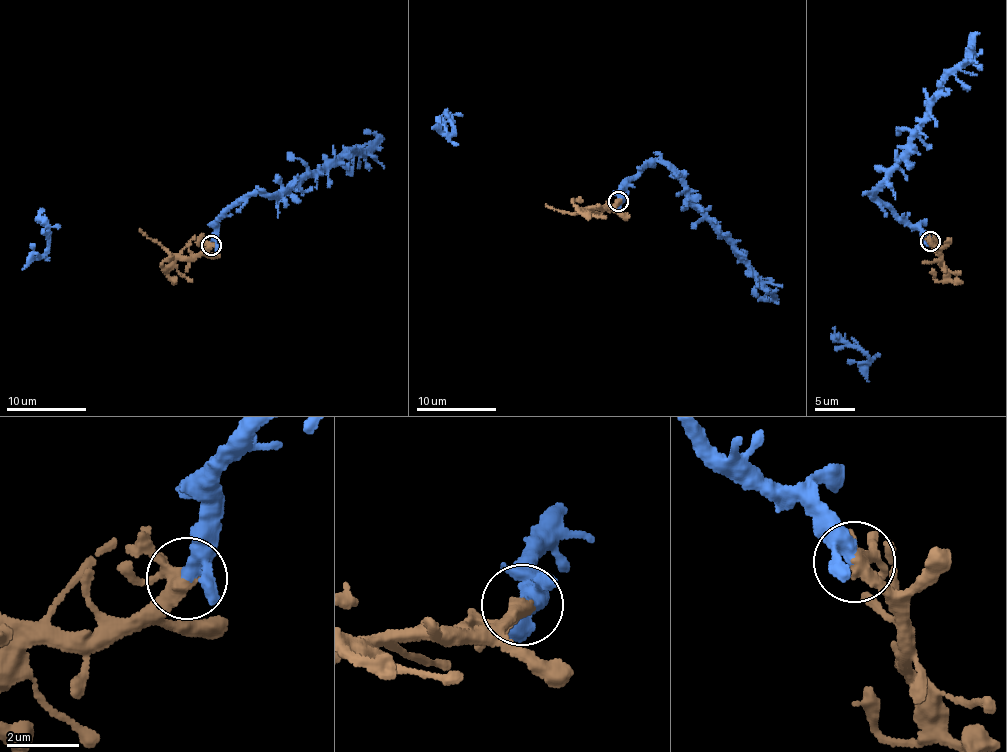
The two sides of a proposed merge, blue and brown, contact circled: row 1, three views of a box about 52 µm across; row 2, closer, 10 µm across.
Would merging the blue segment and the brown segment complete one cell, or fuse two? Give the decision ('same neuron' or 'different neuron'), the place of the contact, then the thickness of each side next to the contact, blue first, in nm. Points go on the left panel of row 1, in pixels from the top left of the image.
same neuron; at (211, 245); 320 nm thick on the blue side, 280 nm on the other

